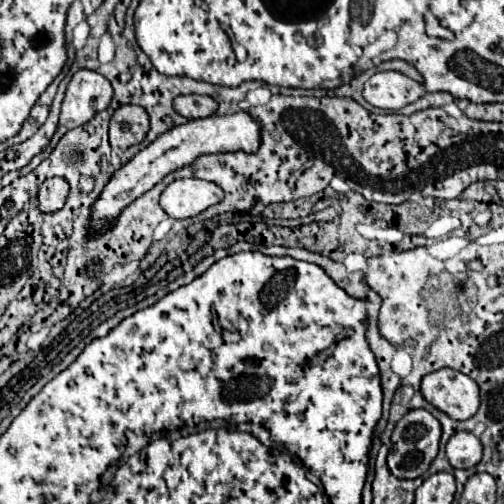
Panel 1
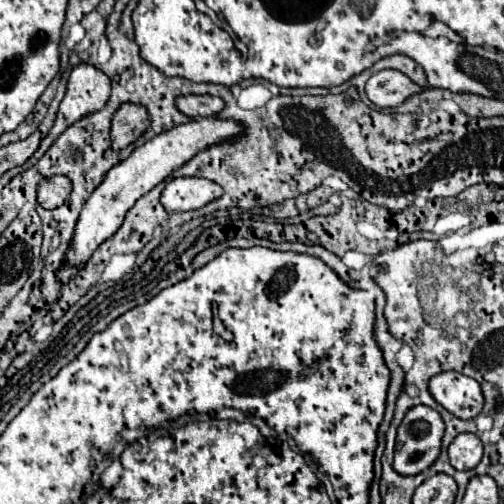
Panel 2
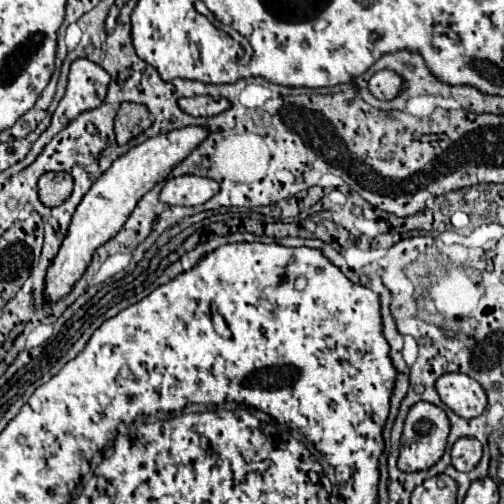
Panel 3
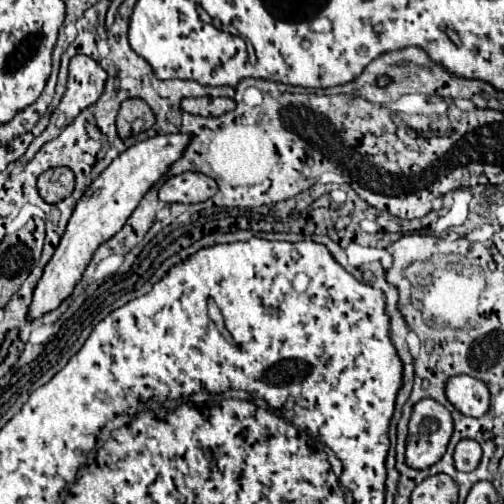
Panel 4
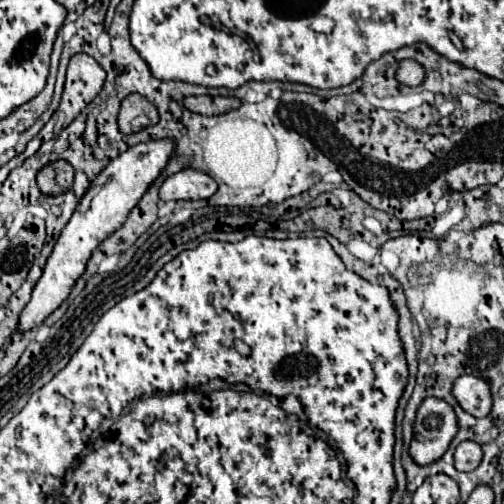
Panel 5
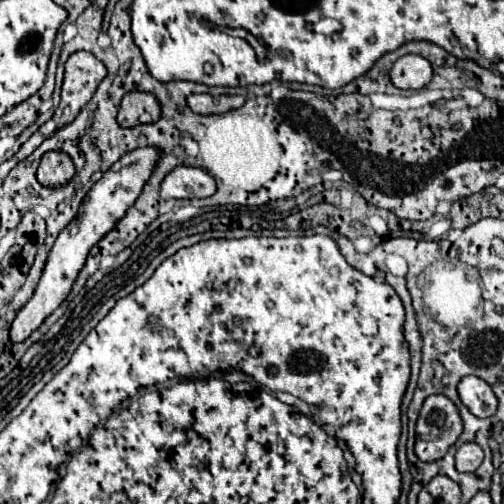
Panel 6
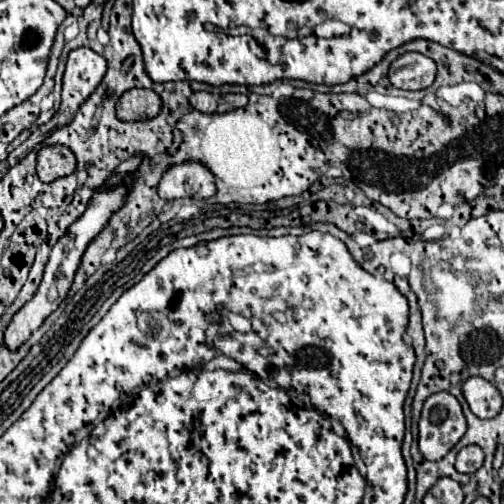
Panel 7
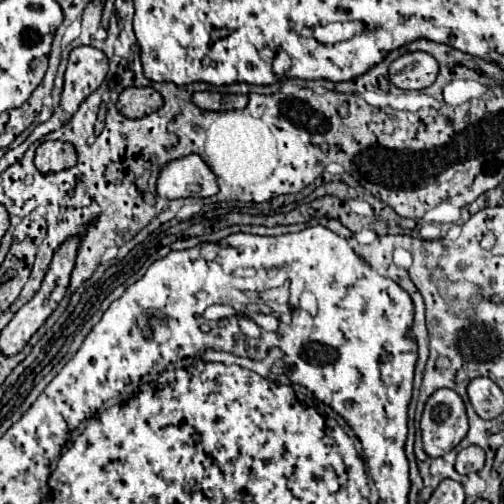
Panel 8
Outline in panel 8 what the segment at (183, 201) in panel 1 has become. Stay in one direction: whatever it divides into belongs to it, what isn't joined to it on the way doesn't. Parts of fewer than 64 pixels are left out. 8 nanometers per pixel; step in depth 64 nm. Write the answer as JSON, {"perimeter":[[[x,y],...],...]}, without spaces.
{"perimeter":[[[196,154],[172,160],[166,164],[158,178],[158,194],[166,200],[174,198],[208,198],[218,192],[216,176]]]}

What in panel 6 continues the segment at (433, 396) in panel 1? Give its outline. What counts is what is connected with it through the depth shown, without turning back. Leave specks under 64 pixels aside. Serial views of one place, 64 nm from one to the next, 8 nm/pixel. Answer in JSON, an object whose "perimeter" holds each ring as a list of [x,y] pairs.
{"perimeter":[[[464,376],[458,382],[458,396],[462,404],[478,418],[488,418],[498,408],[498,400],[492,388],[478,376]]]}

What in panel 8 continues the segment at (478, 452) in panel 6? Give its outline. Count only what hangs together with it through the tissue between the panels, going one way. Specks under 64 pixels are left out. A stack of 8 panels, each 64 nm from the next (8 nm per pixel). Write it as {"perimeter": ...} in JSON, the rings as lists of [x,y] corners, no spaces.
{"perimeter":[[[468,446],[458,452],[456,458],[456,472],[458,474],[470,474],[470,472],[480,472],[484,466],[484,450],[480,446]]]}

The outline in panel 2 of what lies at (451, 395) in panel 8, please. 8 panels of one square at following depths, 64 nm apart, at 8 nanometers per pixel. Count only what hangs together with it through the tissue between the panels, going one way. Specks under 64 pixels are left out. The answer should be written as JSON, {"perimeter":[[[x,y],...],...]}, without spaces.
{"perimeter":[[[428,406],[410,408],[396,434],[396,452],[394,452],[392,468],[402,476],[416,476],[416,474],[424,472],[440,454],[442,436],[444,436],[444,422],[438,412],[434,412]]]}

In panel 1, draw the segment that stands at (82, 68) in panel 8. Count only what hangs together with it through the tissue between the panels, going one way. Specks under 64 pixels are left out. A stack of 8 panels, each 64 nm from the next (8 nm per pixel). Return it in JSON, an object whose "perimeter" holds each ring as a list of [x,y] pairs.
{"perimeter":[[[80,70],[72,76],[66,96],[62,102],[62,114],[60,114],[60,128],[46,148],[44,154],[38,156],[38,162],[42,162],[48,152],[56,146],[56,142],[72,128],[78,128],[86,122],[90,122],[98,112],[106,110],[112,102],[112,86],[110,82],[92,70]]]}

